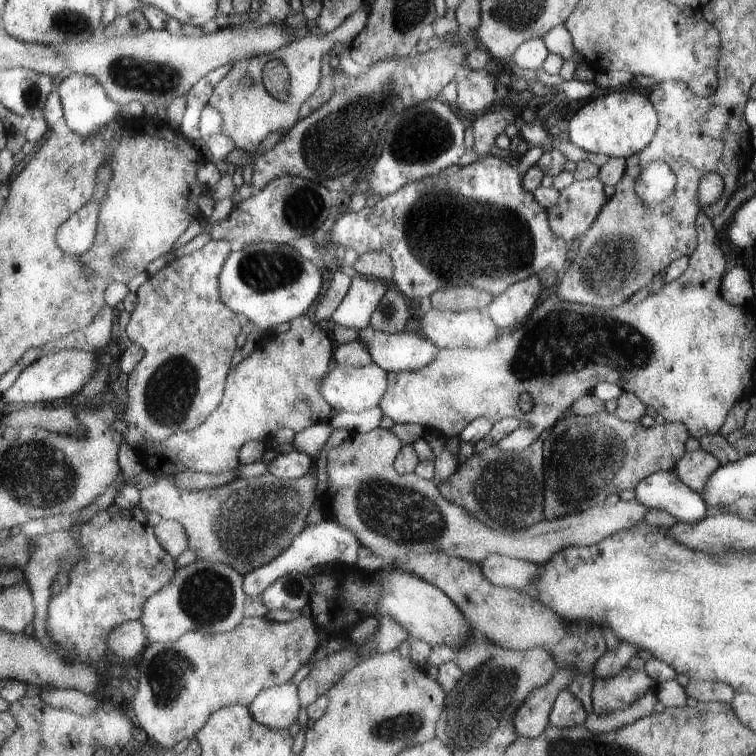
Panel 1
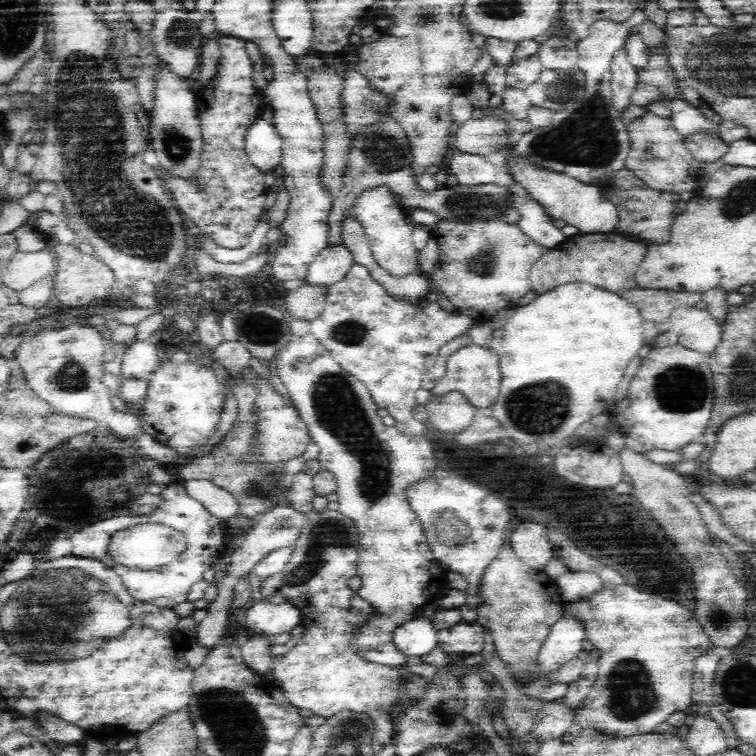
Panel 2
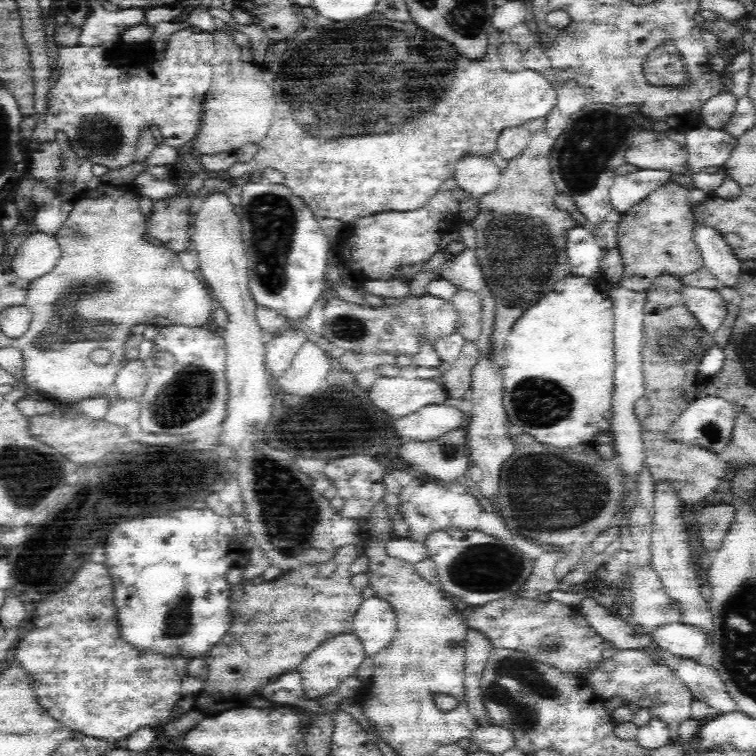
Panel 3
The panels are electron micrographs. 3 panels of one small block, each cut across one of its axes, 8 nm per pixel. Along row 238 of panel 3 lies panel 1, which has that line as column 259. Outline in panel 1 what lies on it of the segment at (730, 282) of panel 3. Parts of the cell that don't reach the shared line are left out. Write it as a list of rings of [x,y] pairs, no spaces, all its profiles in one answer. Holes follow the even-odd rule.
[[[285,682],[281,686],[273,686],[265,690],[265,694],[257,698],[257,702],[253,702],[251,714],[263,726],[289,730],[295,722],[299,722],[299,716],[301,716],[299,686]]]

